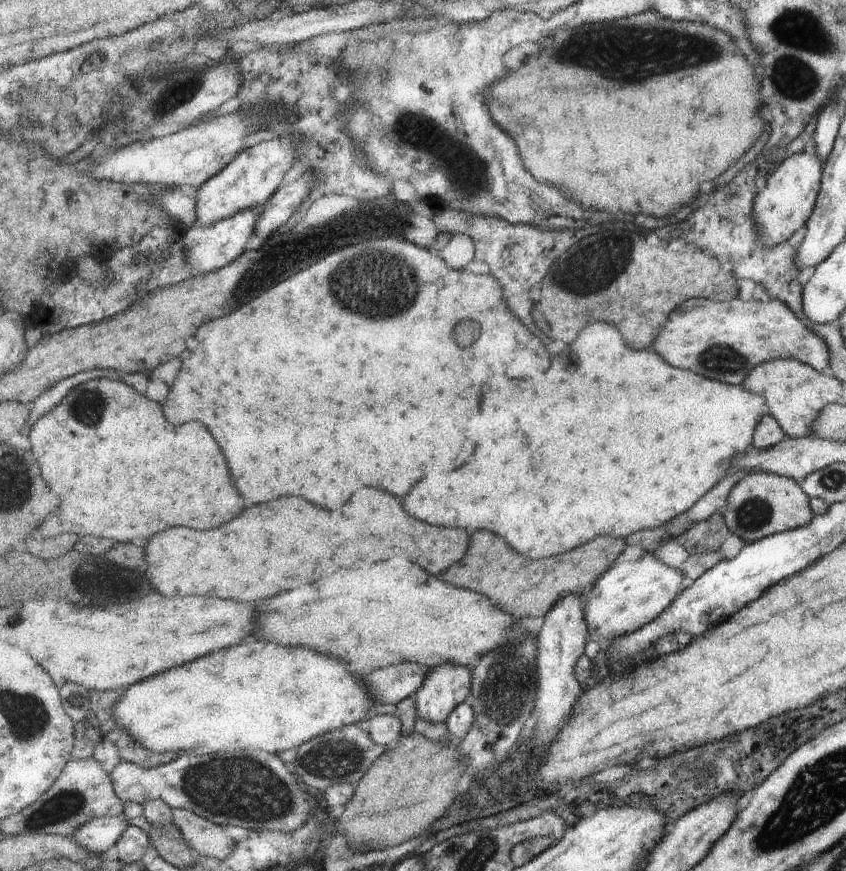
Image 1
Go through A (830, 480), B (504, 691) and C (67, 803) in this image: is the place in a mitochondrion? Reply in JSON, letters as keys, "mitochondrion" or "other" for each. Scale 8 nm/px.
{"A":"mitochondrion","B":"mitochondrion","C":"mitochondrion"}

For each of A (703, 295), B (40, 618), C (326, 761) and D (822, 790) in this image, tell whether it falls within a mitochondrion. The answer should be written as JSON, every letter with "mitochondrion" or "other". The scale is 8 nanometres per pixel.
{"A":"other","B":"other","C":"mitochondrion","D":"mitochondrion"}

